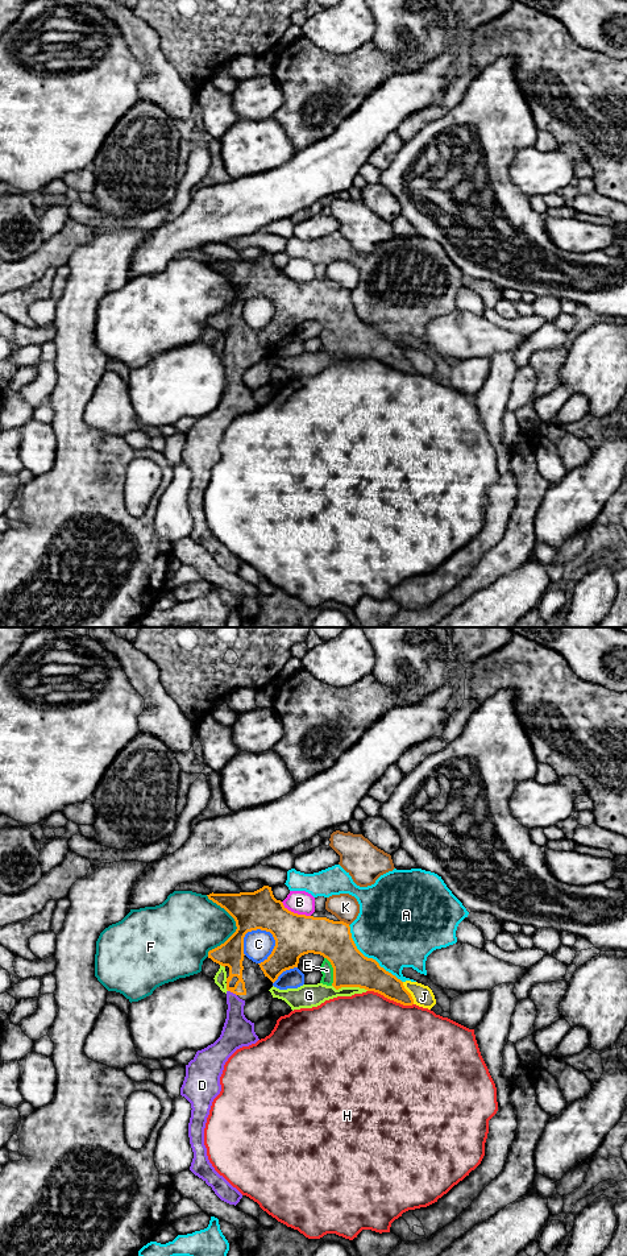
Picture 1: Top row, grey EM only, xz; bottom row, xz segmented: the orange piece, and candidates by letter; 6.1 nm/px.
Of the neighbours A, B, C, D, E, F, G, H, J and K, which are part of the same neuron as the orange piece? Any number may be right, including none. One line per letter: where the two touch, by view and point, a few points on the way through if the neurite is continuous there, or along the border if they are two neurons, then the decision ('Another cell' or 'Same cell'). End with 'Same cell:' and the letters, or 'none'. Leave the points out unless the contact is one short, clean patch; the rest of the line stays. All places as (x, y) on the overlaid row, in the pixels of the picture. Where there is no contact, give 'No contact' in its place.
A: Touches orange at xz (369, 958). Another cell
B: Touches orange at xz (295, 913). Another cell
C: Touches orange at xz (275, 942). Another cell
D: Touches orange at xz (232, 991). Path across: xz (231, 953), (240, 977), (232, 991), (237, 1031). Same cell
E: Touches orange at xz (333, 971). Same cell
F: Touches orange at xz (236, 925). Another cell
G: Touches orange at xz (351, 986). Another cell
H: Touches orange at xz (390, 999). Another cell
J: Touches orange at xz (408, 993). Another cell
K: Touches orange at xz (345, 923). Another cell
Same cell: D, E

